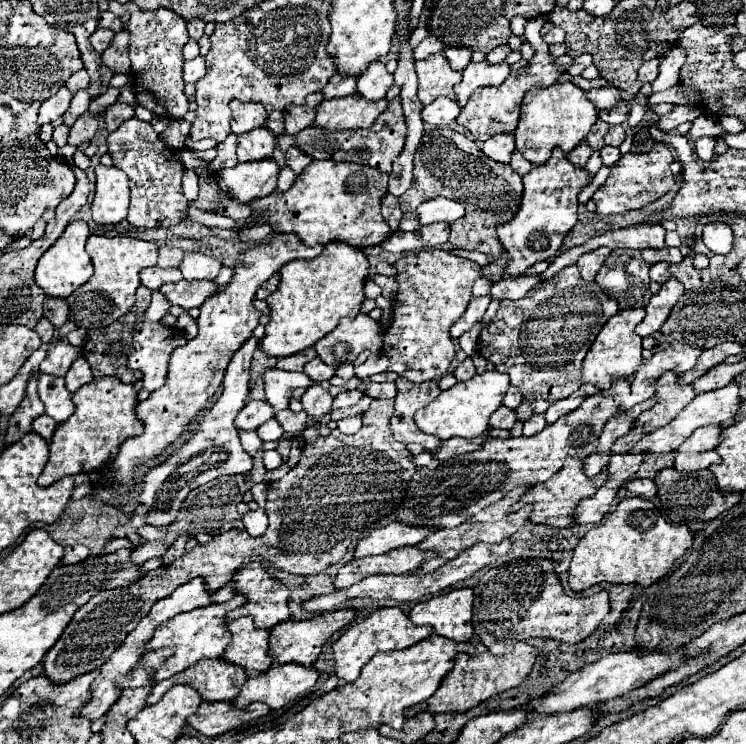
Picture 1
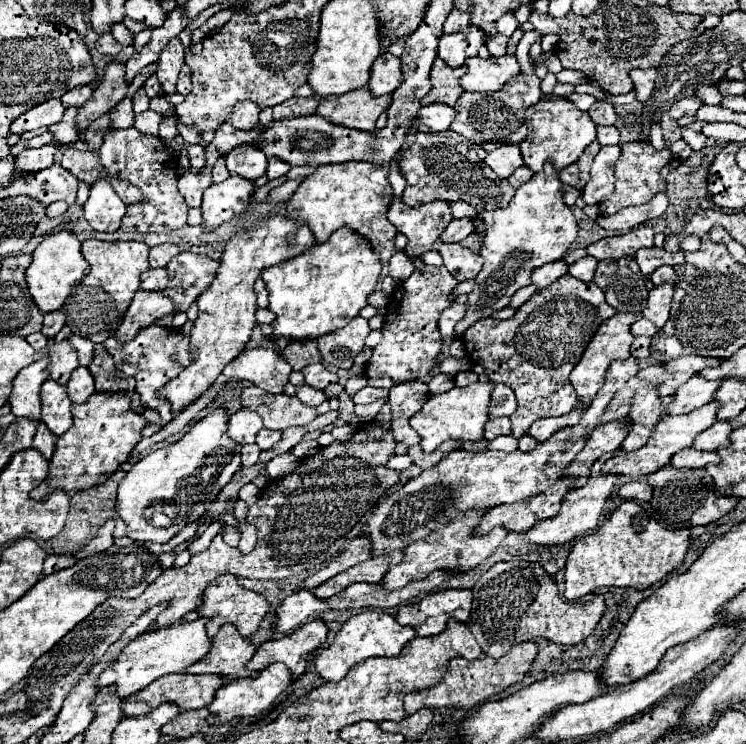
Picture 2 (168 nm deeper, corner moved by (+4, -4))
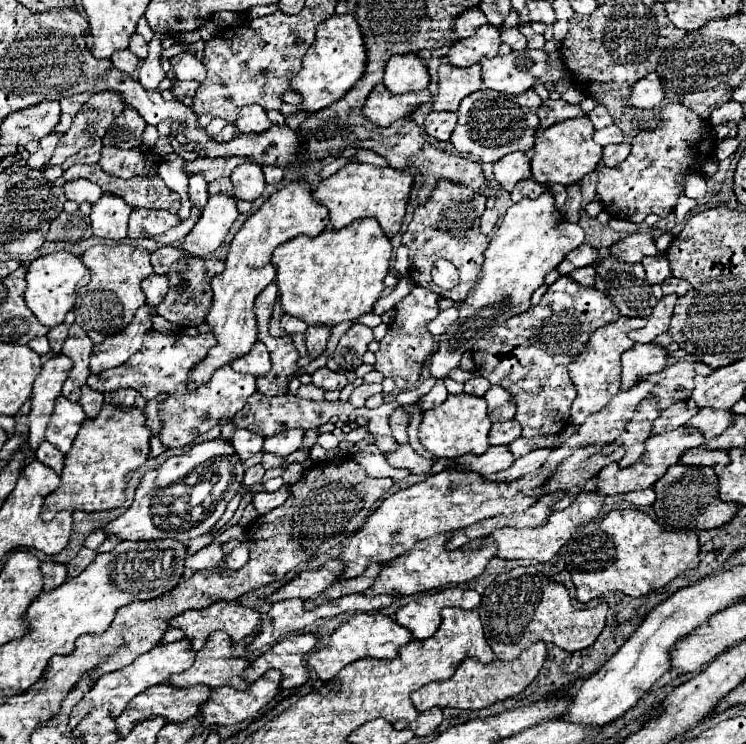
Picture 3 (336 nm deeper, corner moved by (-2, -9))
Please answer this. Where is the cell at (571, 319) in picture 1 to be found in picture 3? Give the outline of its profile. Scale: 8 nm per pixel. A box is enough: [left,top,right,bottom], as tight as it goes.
[472,276,620,438]

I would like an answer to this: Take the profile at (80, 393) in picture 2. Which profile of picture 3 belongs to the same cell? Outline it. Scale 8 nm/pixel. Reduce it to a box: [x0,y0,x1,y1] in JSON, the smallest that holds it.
[78,386,104,418]

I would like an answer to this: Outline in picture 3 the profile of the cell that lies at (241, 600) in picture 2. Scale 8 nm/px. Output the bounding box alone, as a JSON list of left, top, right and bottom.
[170,600,260,650]

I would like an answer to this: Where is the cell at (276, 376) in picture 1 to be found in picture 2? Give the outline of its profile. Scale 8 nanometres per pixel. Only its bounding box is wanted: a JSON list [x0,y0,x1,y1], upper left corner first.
[224,349,292,393]

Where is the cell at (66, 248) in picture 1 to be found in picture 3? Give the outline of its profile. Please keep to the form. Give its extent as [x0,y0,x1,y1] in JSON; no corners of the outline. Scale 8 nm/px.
[24,252,90,328]

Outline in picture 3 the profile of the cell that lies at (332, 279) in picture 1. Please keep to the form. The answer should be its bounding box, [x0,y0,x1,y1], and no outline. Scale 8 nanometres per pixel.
[272,218,392,326]

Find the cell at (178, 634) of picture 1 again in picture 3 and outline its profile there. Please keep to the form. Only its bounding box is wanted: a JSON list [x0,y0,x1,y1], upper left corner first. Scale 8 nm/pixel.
[70,638,196,728]

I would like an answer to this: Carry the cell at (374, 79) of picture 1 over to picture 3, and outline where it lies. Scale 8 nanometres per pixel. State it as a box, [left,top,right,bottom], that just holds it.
[384,54,430,94]

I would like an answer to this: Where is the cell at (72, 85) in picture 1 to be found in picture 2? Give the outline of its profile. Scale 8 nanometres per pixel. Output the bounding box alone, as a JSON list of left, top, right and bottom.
[62,85,92,107]

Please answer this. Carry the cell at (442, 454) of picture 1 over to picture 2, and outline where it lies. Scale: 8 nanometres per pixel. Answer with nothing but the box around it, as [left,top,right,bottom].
[408,445,444,469]

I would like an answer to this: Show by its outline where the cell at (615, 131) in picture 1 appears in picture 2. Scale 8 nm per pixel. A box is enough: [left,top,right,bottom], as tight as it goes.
[596,127,620,145]

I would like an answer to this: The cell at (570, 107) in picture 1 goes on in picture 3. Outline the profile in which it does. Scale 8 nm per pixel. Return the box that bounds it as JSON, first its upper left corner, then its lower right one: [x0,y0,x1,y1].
[532,118,602,184]

